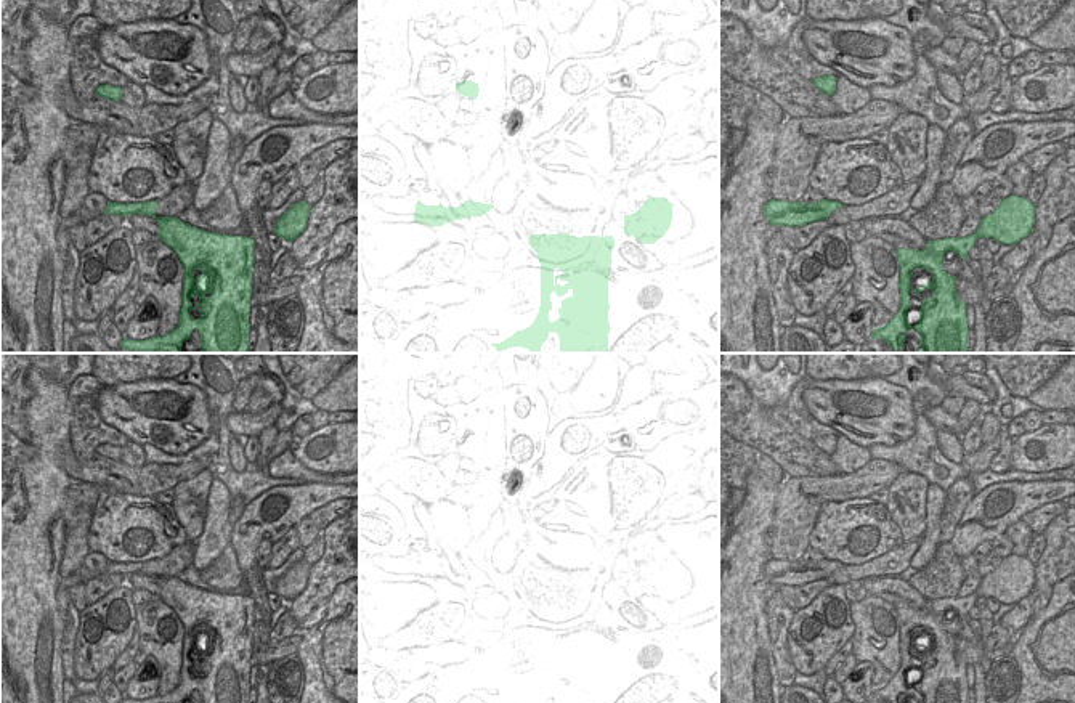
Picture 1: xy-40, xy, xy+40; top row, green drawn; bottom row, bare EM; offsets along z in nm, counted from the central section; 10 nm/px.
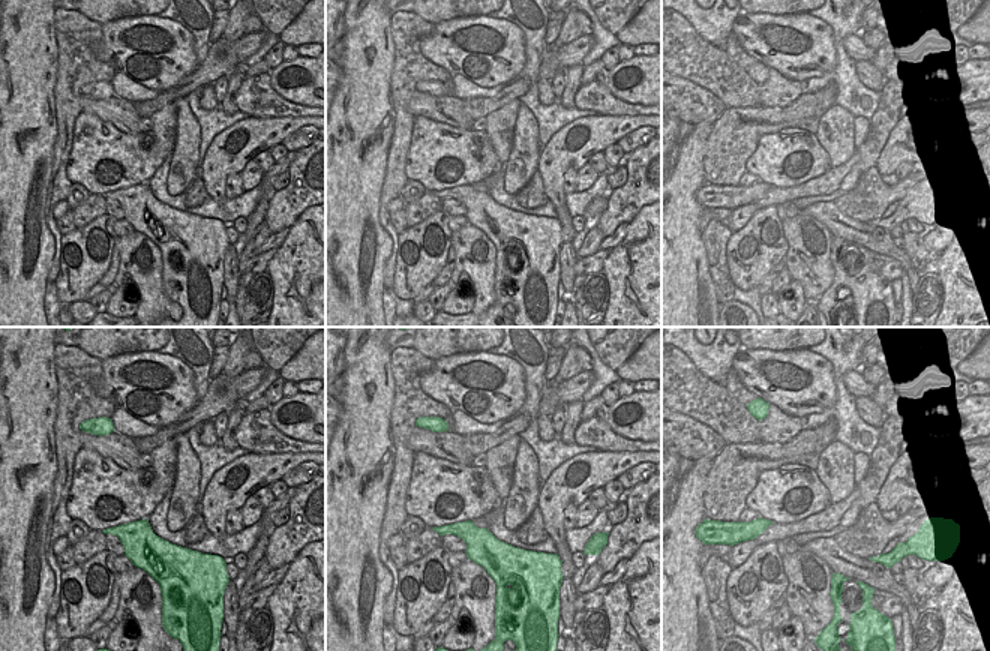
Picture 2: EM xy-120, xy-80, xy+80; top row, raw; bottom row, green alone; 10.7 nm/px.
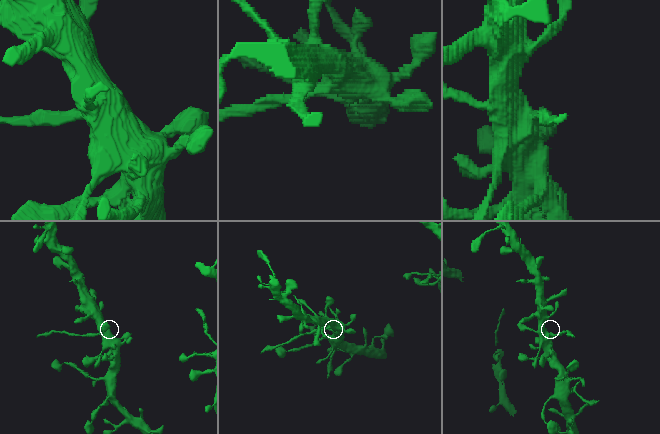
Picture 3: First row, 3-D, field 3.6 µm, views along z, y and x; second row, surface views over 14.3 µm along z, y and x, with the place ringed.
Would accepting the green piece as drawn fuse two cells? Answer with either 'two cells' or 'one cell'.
two cells

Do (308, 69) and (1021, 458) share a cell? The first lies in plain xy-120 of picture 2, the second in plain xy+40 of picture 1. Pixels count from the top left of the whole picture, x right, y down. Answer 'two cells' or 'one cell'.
one cell

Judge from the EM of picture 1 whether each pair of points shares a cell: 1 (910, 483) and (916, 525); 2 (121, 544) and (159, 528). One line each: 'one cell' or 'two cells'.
1: one cell
2: one cell

